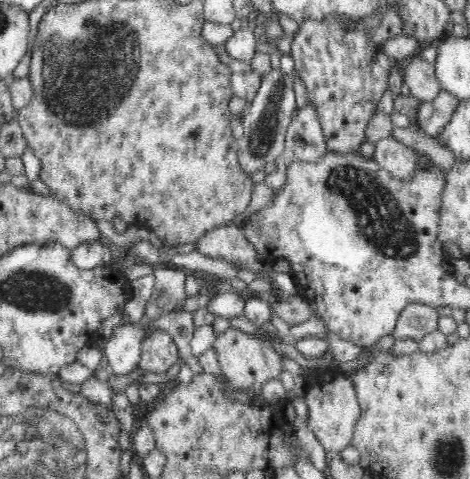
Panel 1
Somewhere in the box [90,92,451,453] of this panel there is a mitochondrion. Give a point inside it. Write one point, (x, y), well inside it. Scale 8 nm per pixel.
(380, 216)

